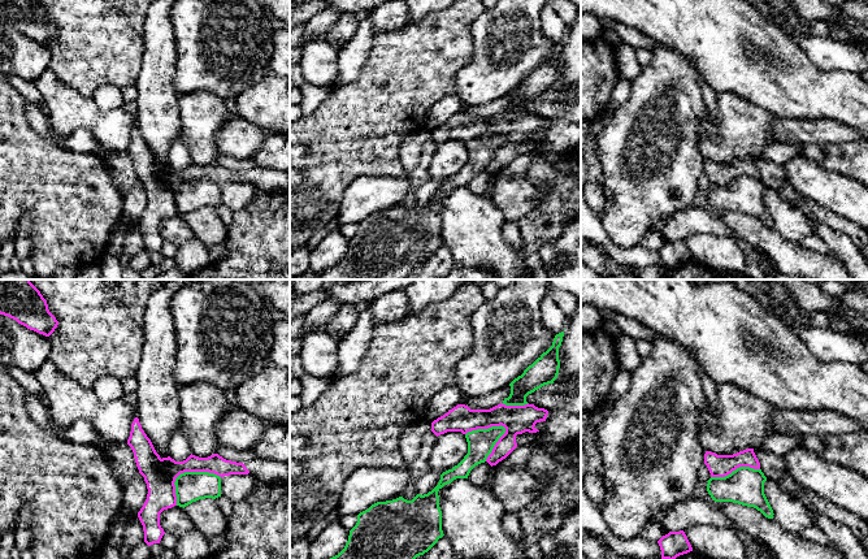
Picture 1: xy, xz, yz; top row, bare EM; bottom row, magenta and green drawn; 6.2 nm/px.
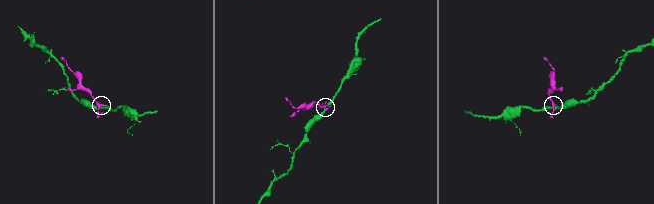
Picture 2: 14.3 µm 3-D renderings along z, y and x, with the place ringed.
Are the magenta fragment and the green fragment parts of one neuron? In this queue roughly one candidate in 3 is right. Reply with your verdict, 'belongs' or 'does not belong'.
does not belong

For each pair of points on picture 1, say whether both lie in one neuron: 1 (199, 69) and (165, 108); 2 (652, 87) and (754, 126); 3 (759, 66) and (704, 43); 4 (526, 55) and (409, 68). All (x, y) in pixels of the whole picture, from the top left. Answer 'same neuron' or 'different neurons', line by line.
1: different neurons
2: different neurons
3: same neuron
4: different neurons

